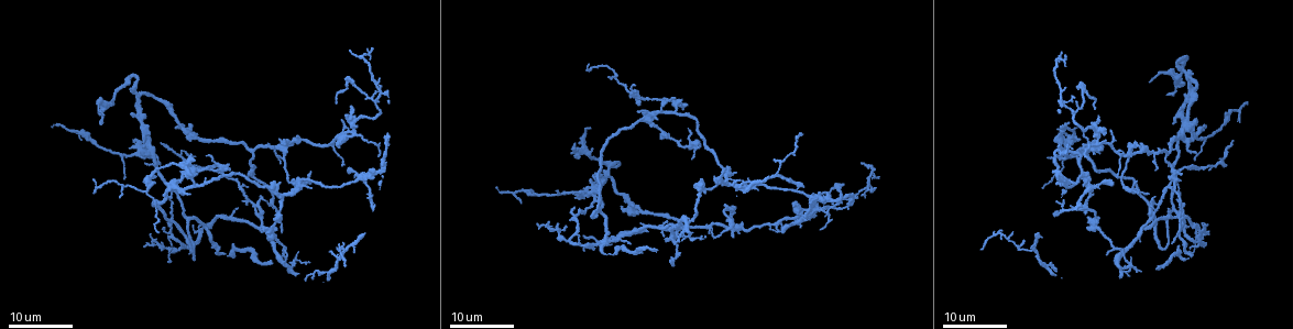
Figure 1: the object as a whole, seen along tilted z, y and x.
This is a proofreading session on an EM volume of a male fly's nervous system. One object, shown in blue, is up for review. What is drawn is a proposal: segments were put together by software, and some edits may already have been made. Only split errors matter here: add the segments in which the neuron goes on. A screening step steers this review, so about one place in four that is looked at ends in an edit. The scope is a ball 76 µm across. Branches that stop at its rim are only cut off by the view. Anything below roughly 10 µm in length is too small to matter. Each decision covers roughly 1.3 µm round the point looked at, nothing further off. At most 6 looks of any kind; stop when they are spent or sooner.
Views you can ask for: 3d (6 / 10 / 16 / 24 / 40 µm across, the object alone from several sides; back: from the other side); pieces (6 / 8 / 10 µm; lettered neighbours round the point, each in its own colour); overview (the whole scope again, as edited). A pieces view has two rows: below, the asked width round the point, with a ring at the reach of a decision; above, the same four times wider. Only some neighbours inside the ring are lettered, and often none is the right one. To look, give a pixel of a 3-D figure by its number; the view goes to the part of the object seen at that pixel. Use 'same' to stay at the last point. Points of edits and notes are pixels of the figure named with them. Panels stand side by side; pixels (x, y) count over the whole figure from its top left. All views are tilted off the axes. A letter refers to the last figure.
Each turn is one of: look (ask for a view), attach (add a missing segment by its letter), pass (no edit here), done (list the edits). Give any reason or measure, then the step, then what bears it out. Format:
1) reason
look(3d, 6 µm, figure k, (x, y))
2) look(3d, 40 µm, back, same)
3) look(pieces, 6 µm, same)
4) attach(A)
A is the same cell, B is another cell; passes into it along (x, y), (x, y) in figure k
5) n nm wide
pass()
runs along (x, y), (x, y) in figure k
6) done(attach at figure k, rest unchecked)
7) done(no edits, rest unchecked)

look(3d, 16 µm, figure 1, (132, 139))

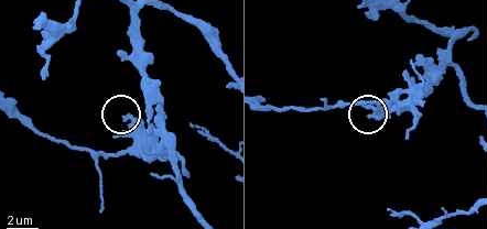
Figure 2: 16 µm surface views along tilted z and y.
look(pieces, 10 µm, figure 2, (123, 119))

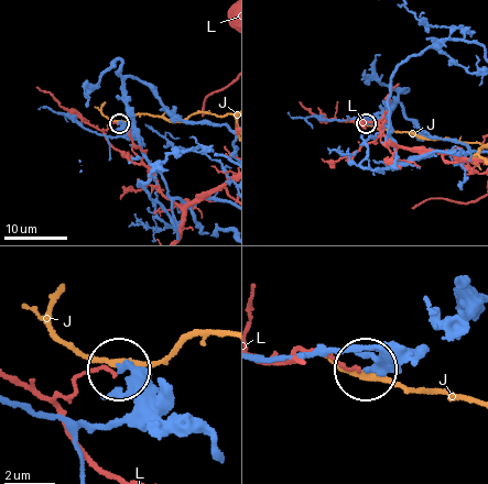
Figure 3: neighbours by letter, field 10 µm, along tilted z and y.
pass()
J and L are other cells; no lettered segment goes on from it

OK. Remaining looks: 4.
an open end
look(3d, 24 µm, figure 1, (1193, 153))

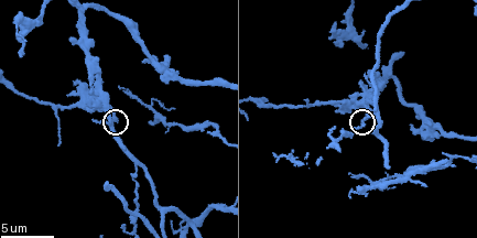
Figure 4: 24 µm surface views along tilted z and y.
look(pieces, 6 µm, same)

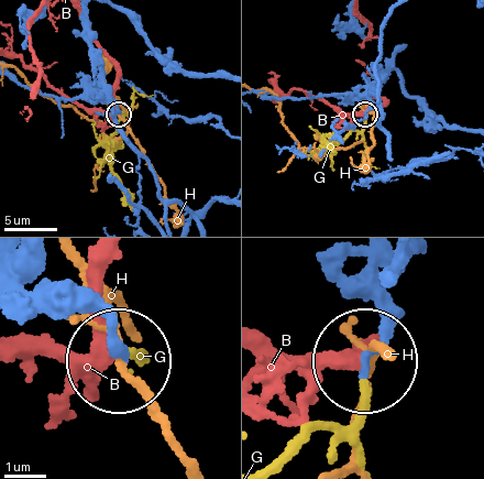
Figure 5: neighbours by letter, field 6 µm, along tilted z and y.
attach(G)
G is the same cell, B and H are other cells; it goes on there

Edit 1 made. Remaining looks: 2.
look(3d, 16 µm, figure 1, (310, 187))

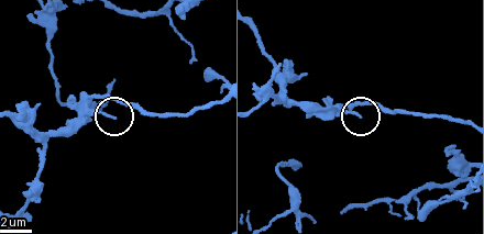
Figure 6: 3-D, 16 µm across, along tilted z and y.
look(pieces, 8 µm, figure 6, (112, 118))

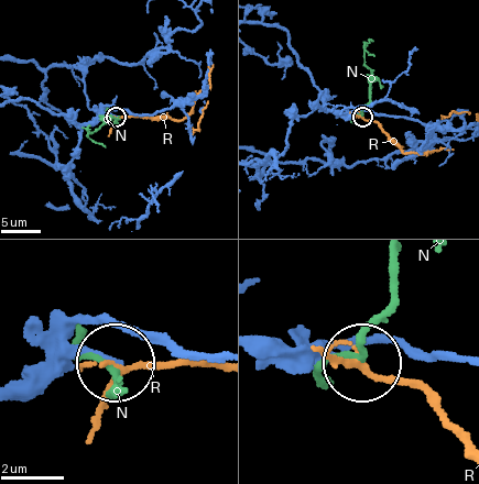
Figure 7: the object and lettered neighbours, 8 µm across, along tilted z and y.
pass()
N and R are other cells; none of them fits

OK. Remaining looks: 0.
done(attach at figure 5, rest unchecked)

